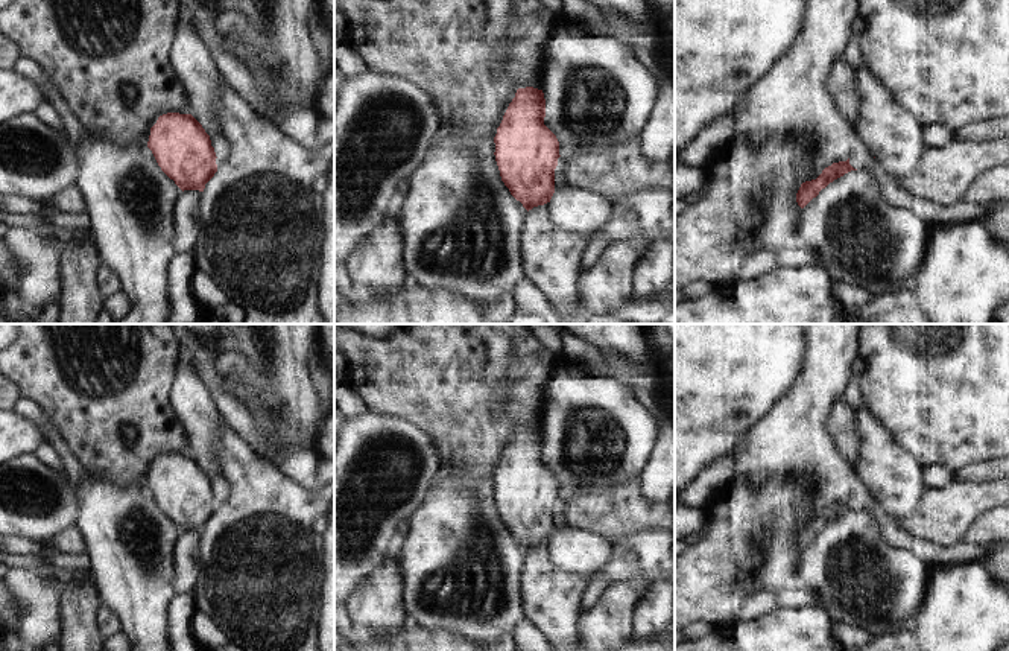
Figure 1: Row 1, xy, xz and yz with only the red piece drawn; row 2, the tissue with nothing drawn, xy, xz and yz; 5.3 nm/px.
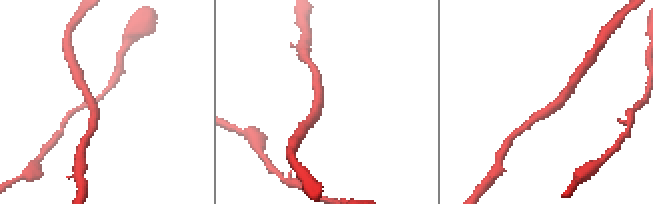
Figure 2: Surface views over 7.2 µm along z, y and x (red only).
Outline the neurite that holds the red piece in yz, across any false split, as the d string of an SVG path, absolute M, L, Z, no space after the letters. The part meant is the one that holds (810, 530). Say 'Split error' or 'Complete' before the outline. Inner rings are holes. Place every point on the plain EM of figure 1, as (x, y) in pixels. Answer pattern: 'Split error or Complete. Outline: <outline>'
Complete. Outline: M849 499L846 502L833 503L831 507L825 508L816 520L805 522L801 525L796 534L798 546L804 549L813 538L819 535L822 529L825 529L830 523L851 511L857 510L849 505Z

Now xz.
Complete. Outline: M533 427L518 429L494 478L494 496L501 522L527 552L550 543L555 534L555 510L561 497L559 482L544 465L544 458L546 440L542 430Z

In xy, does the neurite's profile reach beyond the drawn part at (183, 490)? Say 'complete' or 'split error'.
complete

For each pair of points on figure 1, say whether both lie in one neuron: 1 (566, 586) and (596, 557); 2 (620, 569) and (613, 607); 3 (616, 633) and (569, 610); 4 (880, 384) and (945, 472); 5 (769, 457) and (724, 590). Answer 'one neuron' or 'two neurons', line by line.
1: two neurons
2: two neurons
3: two neurons
4: two neurons
5: one neuron

